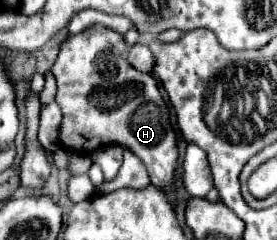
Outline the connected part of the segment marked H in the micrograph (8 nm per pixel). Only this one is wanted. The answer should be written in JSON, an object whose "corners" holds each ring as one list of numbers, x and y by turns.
{"corners":[[91,26,85,32,71,34,65,38,65,42,61,44,59,58,51,68,57,78,55,102,63,110,63,120,59,126,59,144,79,154,95,152,97,148,107,144,119,144,131,150,145,164,153,186,167,190,171,186,177,162,177,136,171,126,171,110,163,102,155,78,129,66,127,52,129,46,125,44,123,36,105,26]]}

